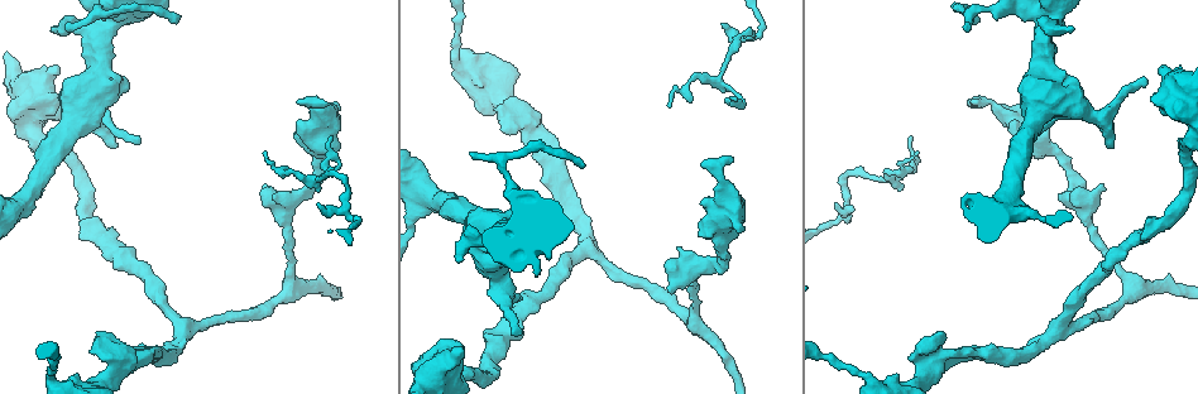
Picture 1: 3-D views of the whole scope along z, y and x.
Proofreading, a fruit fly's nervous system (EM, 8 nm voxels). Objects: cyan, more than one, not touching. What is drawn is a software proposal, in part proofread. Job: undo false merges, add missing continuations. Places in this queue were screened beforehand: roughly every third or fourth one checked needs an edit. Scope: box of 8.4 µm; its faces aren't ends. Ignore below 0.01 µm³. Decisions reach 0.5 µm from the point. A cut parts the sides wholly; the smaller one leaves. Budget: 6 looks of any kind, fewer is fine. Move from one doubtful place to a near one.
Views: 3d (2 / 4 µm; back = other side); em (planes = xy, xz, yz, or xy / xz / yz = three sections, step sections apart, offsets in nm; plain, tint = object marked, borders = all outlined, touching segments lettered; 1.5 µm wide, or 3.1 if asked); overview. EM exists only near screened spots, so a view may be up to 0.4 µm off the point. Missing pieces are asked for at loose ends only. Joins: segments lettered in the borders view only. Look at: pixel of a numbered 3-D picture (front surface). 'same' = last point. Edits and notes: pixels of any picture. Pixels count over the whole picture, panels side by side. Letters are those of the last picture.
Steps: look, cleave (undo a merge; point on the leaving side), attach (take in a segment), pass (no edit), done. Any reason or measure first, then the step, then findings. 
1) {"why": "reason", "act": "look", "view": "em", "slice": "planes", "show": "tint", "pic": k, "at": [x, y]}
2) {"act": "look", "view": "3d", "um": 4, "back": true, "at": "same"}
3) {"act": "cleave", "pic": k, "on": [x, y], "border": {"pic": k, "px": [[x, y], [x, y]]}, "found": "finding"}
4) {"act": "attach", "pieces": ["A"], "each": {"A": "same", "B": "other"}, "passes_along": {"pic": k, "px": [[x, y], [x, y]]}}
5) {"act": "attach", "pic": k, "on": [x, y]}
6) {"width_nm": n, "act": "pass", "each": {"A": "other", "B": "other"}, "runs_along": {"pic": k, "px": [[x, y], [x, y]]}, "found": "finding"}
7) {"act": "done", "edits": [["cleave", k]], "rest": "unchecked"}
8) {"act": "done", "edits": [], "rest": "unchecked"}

{"why": "arms part here", "act": "look", "view": "3d", "um": 2, "pic": 1, "at": [889, 182]}

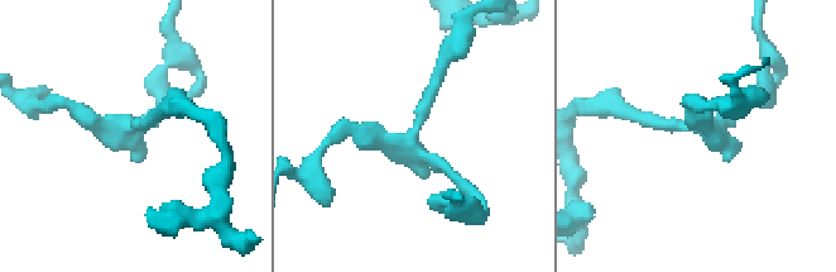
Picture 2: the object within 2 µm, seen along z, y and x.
{"arms": 3, "why": "need the tissue", "act": "look", "view": "em", "slice": "xz", "step": 8, "show": "borders", "pic": 2, "at": [412, 130]}

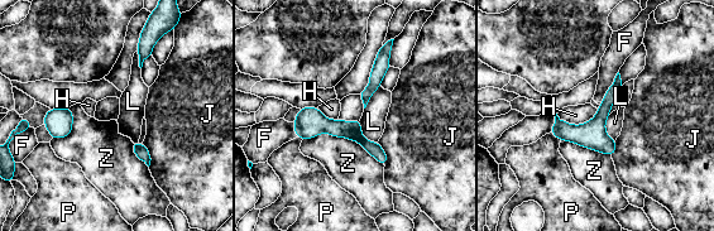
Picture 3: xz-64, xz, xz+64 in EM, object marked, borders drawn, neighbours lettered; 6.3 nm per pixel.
{"width_nm": 120, "act": "pass", "each": {"F": "other", "H": "other", "J": "other", "L": "other", "P": "other", "Z": "other"}, "found": "one neuron here"}

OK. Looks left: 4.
{"why": "branch stops here", "act": "look", "view": "em", "slice": "xy", "step": 4, "show": "borders", "pic": 1, "at": [969, 104]}

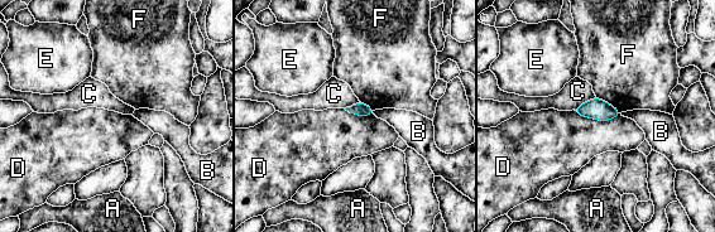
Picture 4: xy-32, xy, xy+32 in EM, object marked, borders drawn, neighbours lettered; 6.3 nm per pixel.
{"act": "pass", "each": {"A": "other", "B": "other", "C": "other", "D": "other", "E": "other", "F": "other"}, "found": "no lettered segment goes on from it"}

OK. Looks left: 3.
{"why": "tapers out", "act": "look", "view": "em", "slice": "planes", "show": "borders", "pic": 1, "at": [964, 28]}

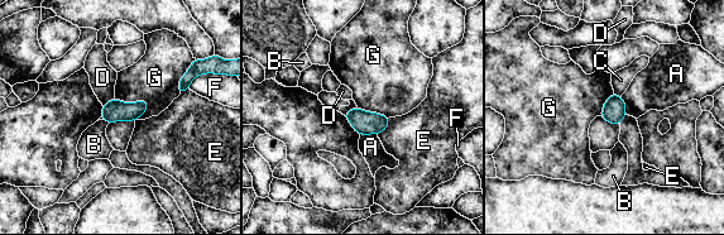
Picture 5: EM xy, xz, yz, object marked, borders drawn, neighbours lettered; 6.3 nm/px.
{"act": "pass", "each": {"A": "other", "B": "other", "C": "other", "D": "other", "E": "other", "F": "other", "G": "other"}, "found": "no lettered segment goes on from it"}

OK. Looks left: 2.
{"act": "done", "edits": [], "rest": "unchecked"}

